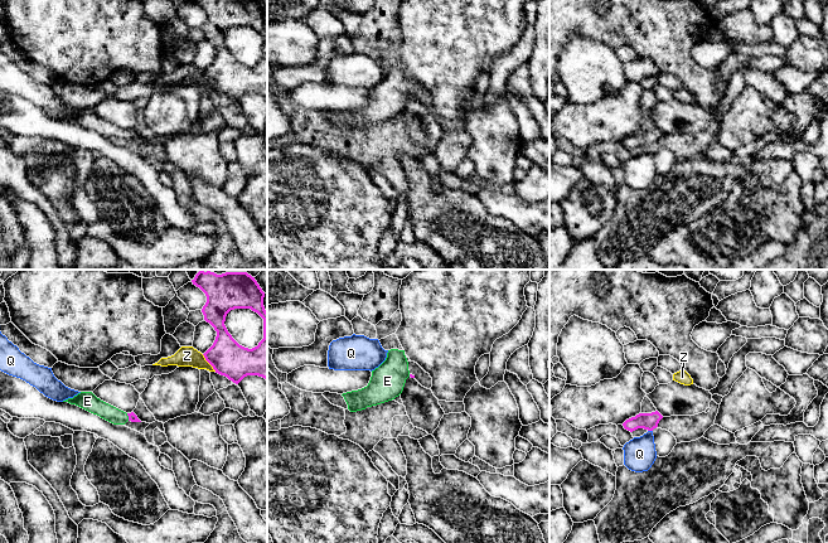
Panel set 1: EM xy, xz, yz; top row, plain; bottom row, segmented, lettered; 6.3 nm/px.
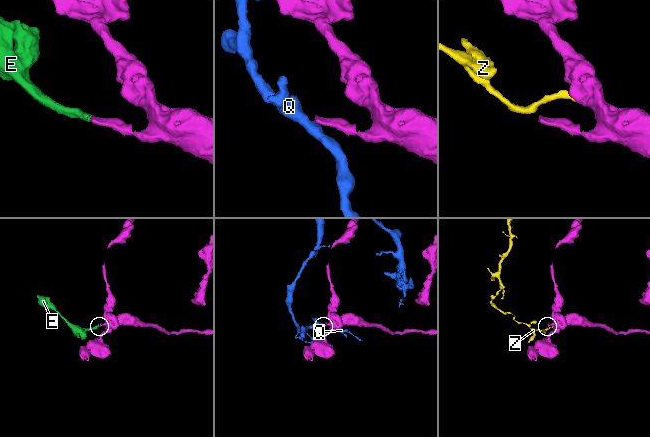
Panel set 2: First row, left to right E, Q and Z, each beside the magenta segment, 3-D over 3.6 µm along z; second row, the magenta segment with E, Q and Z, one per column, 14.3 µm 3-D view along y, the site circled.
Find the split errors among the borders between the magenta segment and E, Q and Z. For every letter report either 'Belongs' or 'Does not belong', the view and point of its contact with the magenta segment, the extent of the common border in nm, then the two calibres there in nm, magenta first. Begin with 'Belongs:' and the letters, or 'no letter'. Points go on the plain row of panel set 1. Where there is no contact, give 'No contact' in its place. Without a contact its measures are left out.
Belongs: E
E: Belongs. Touches magenta at xy (129, 135). Shared border 50 nm. Thickness 60 nm (magenta) against 110 nm
Q: Does not belong. Touches magenta at yz (650, 148). Shared border 30 nm. Thickness 110 nm (magenta) against 200 nm
Z: Does not belong. Touches magenta at xy (208, 80). Shared border 140 nm. Thickness 220 nm (magenta) against 130 nm

